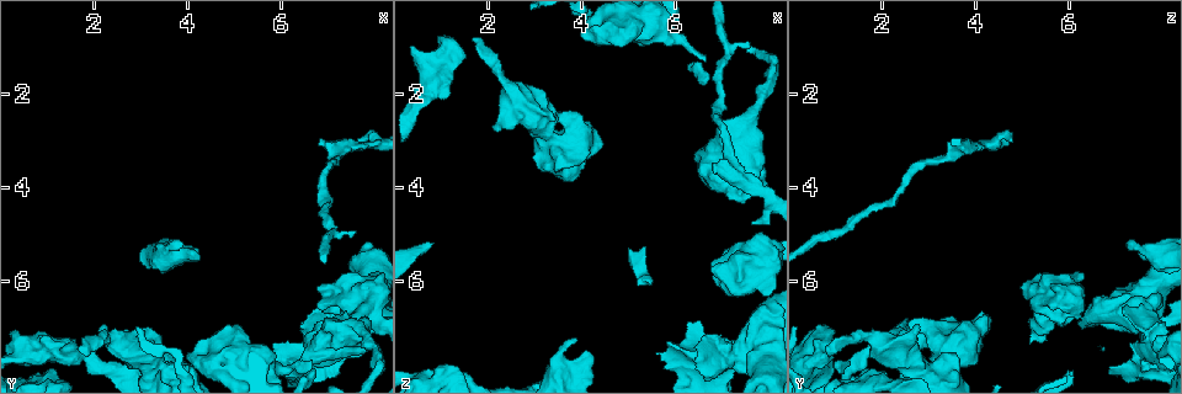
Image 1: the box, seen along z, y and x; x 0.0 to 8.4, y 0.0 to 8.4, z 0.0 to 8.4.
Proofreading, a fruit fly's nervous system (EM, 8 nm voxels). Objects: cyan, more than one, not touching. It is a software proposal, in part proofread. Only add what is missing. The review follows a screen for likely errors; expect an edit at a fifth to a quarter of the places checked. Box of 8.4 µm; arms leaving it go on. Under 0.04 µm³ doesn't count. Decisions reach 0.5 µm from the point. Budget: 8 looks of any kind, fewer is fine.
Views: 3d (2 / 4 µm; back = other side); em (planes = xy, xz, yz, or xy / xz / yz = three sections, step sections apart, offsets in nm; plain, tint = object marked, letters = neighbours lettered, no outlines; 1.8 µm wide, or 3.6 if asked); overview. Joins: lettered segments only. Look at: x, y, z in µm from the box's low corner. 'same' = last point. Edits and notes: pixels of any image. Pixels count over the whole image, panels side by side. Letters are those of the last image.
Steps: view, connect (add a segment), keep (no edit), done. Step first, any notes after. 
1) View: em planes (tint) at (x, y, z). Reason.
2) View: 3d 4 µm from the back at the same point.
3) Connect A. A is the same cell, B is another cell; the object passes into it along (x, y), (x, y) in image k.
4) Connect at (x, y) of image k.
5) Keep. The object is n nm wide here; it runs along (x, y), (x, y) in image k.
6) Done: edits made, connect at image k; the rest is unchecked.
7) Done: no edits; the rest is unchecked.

View: em xz step 16 (letters) at (7.50, 4.95, 0.90). Thin end.

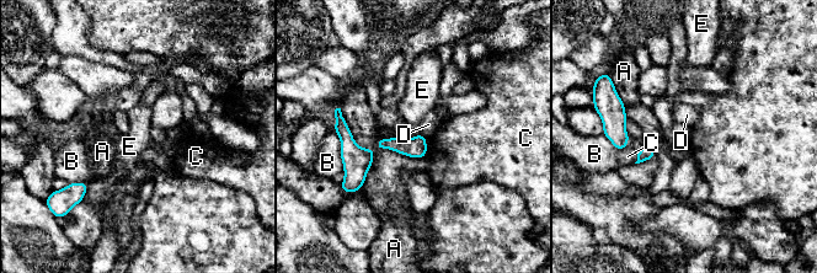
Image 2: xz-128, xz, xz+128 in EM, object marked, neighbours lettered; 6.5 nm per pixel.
Keep. A, B, C, D and E are other cells; a border runs along (421, 133), (426, 138) in image 2; no lettered segment goes on from it.

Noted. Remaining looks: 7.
View: em yz step 16 (tint) at (6.90, 2.95, 3.50). Branch stops here.

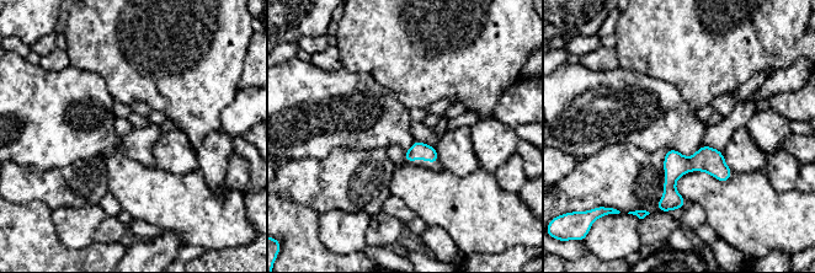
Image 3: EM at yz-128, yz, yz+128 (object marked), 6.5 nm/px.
View: em yz step 16 (letters) at the same point. What lies round it.

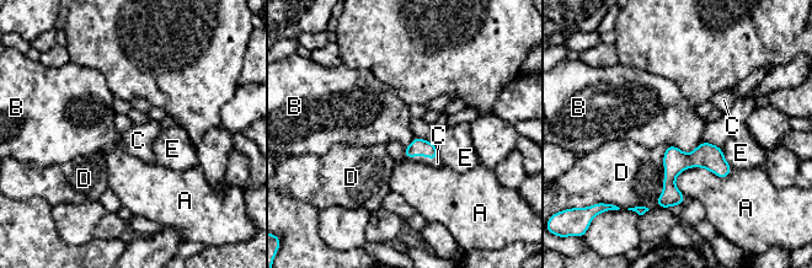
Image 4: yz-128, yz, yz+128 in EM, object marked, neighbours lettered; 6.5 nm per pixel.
Connect C. C is the same cell, A, B, D and E are other cells; it goes on there.

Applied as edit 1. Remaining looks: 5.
View: em planes (letters) at (6.75, 6.20, 5.70). An open end.

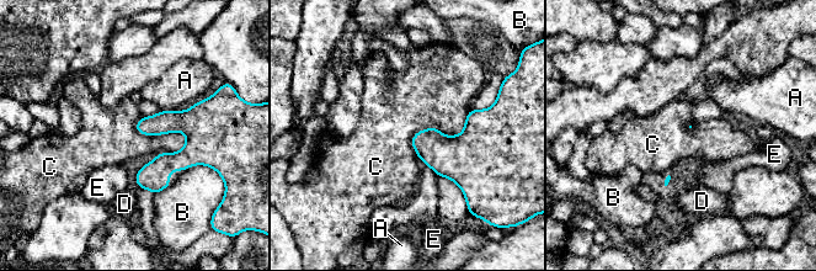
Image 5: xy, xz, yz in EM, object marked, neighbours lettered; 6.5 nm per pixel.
Keep. A, B, C, D and E are other cells; a border runs along (134, 123), (186, 143) in image 5; none of them fits.

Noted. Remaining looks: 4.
View: em planes (letters) at (1.65, 7.50, 0.85).

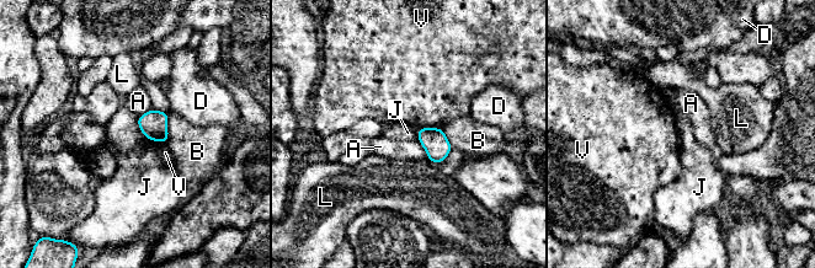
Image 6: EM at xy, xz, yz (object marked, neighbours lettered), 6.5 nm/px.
Keep. The object is 160 nm wide here; A, B, D, J, L and V are other cells; a border runs along (137, 117), (139, 130), (154, 141) in image 6; no lettered segment goes on from it.

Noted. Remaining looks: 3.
Done: edits made, connect at image 4; the rest is unchecked.

